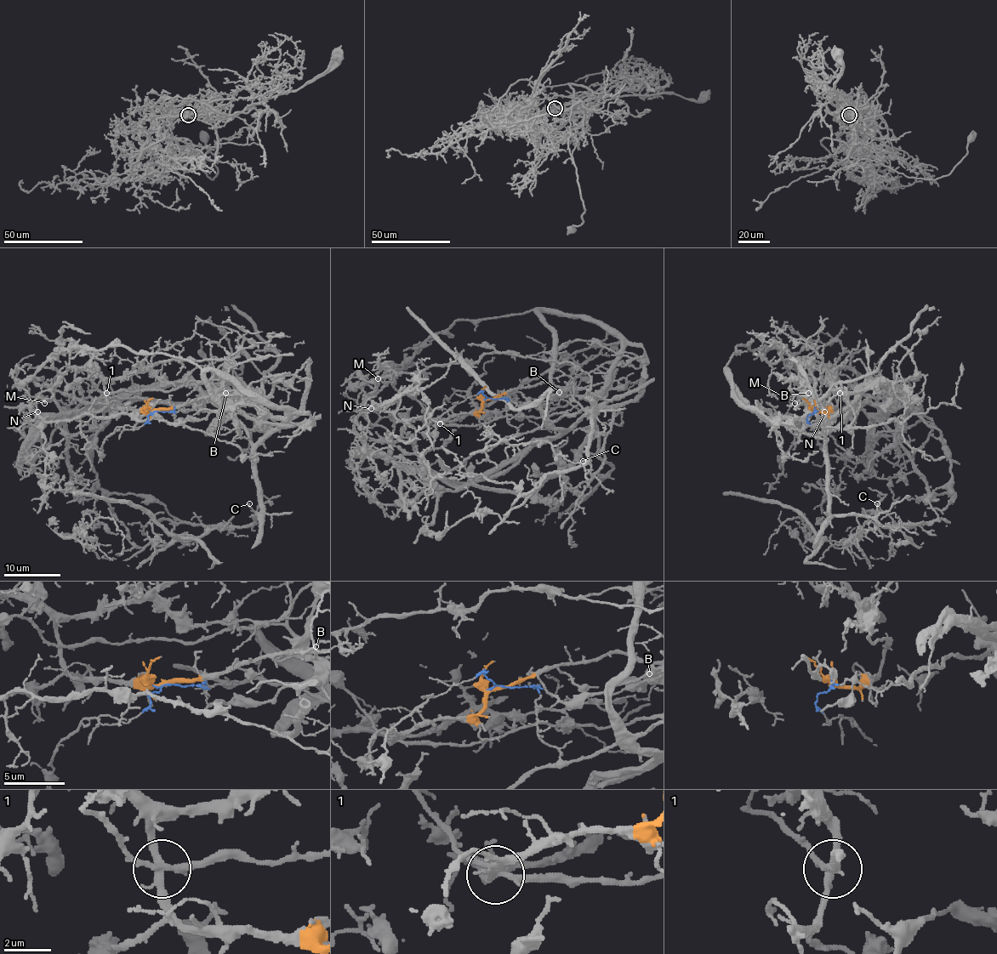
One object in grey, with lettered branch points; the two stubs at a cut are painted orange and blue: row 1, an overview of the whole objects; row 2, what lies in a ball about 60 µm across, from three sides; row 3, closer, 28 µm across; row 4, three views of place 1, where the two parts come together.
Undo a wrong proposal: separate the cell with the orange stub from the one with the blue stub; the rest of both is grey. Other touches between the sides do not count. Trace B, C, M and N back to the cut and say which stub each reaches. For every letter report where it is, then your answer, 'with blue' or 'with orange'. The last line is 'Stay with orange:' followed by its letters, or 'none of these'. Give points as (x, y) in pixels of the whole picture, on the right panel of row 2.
B: (808, 393) | with orange
C: (877, 503) | with blue
M: (794, 403) | with orange
N: (824, 411) | with orange
Stay with orange: B, M, N

